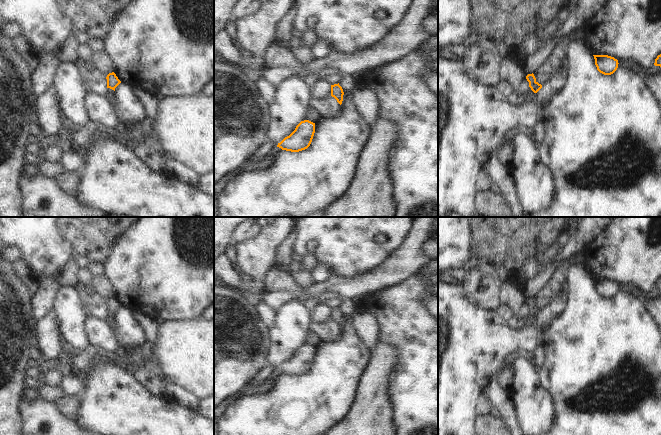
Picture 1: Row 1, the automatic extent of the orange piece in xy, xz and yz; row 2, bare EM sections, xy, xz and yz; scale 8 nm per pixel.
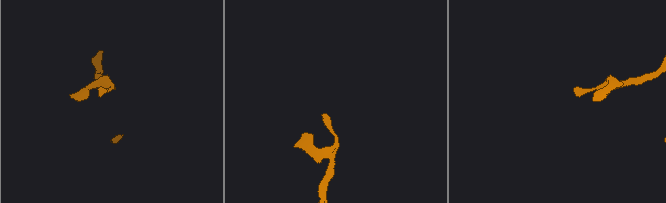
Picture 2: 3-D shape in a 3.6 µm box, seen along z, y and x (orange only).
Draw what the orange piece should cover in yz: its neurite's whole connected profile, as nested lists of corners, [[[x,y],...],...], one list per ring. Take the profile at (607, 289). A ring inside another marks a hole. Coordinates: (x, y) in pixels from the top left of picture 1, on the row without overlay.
[[[593,279],[597,294],[604,299],[613,298],[618,292],[618,284],[608,279]]]

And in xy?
[[[114,296],[109,297],[107,303],[107,318],[105,319],[106,325],[112,330],[115,330],[115,312],[121,307]]]

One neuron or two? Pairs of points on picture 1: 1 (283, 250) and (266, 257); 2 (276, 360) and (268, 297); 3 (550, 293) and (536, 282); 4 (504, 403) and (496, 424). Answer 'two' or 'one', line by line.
1: two
2: two
3: two
4: two

